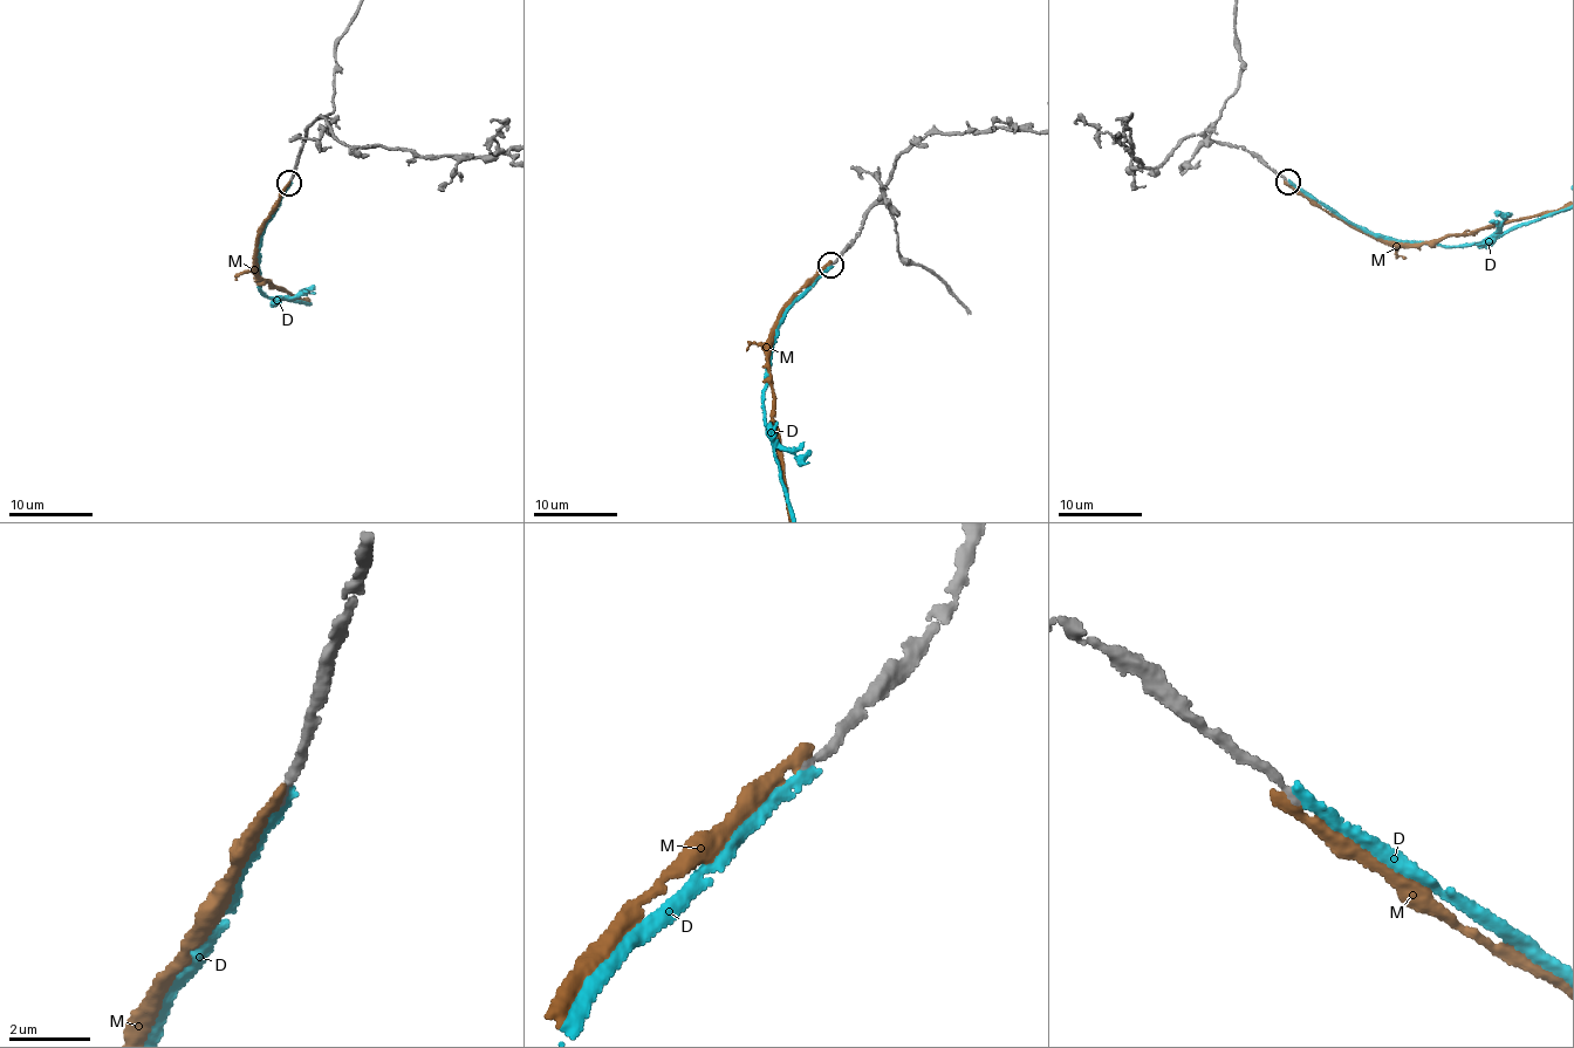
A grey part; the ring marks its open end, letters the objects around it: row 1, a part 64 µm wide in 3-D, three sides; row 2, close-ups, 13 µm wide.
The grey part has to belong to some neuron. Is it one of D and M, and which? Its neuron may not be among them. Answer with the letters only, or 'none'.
D

